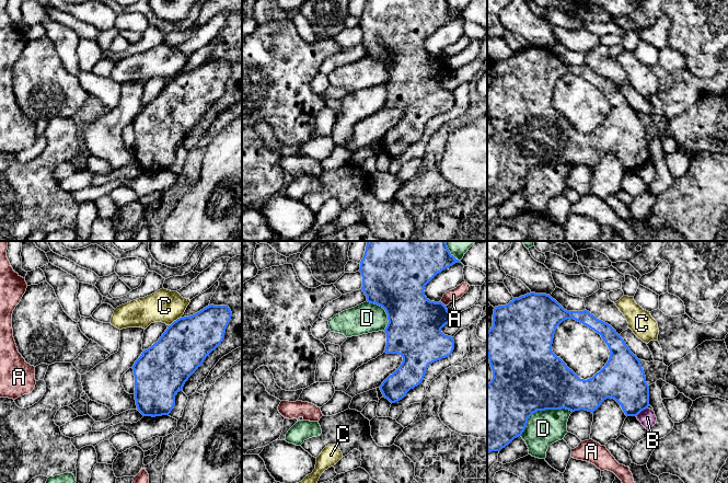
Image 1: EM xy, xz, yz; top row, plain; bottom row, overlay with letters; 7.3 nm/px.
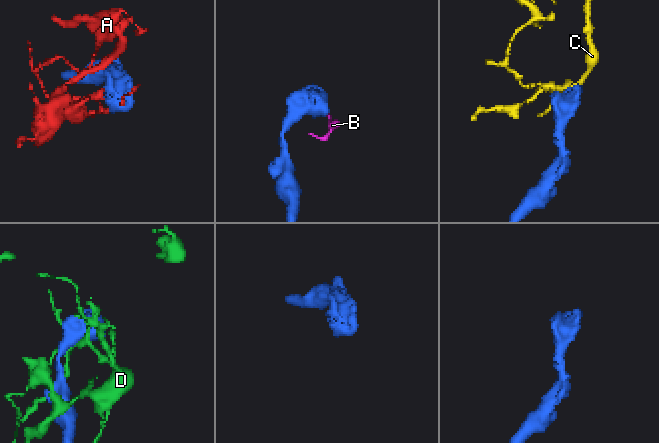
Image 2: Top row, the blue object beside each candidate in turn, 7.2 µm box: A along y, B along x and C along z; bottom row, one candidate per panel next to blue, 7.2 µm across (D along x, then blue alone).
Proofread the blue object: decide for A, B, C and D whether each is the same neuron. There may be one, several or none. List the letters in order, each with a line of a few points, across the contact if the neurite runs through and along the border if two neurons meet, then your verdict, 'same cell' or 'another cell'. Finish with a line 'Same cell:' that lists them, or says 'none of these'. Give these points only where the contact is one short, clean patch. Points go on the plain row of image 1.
A: another cell
B: yz (646, 162), (636, 171) | another cell
C: another cell
D: another cell
Same cell: none of these

